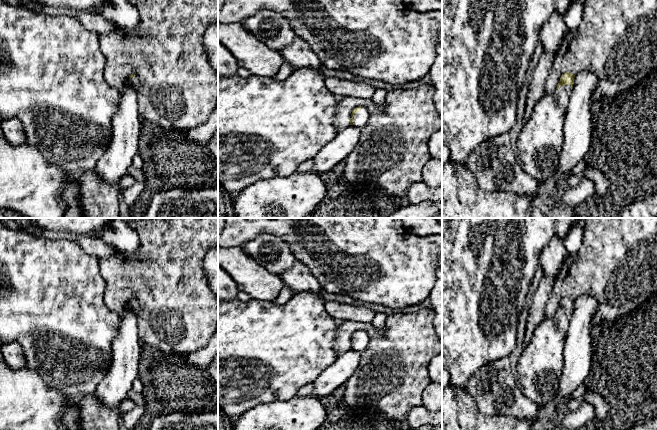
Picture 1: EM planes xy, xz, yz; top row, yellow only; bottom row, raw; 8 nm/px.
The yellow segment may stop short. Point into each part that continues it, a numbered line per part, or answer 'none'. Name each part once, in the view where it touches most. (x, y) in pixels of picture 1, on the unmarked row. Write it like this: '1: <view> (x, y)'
1: xz (360, 343)

